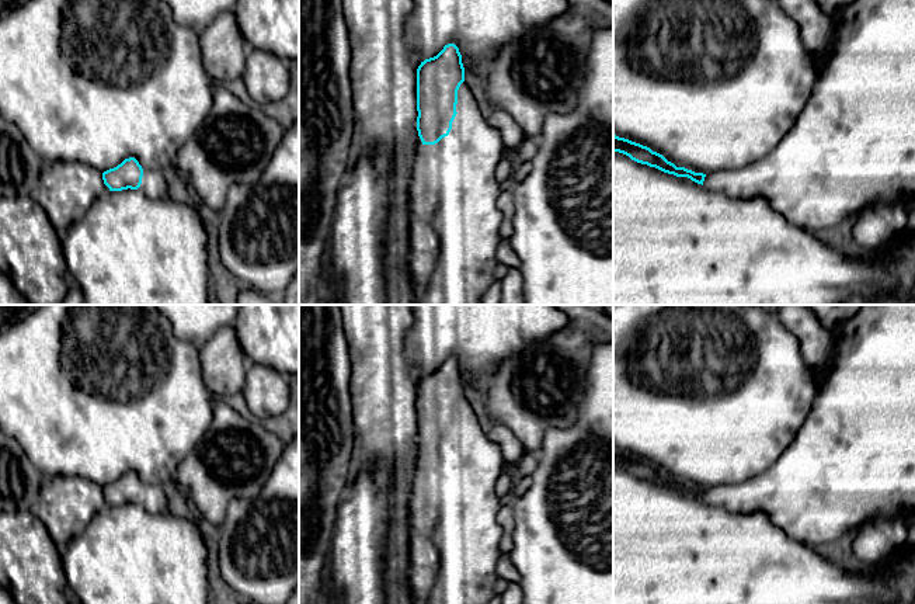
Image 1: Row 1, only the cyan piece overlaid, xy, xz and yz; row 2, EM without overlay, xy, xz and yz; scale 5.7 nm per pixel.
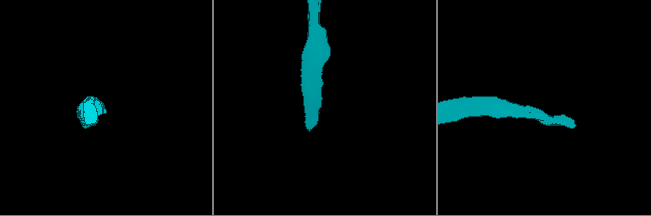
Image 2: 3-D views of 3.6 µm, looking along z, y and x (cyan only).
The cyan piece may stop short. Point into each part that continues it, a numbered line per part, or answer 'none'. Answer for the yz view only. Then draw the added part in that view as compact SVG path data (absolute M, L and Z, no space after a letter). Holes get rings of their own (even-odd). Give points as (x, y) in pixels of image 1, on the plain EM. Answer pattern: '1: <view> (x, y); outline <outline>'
1: yz (852, 460); outline M862 305L834 331L834 350L828 365L829 372L817 383L811 409L787 449L751 480L707 487L703 496L706 503L723 506L733 513L765 513L792 539L831 549L836 548L848 532L857 531L869 520L893 516L909 520L915 514L915 305Z

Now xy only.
1: xy (153, 499); outline M143 483L142 499L138 504L143 506L152 514L167 510L167 500L163 486Z

